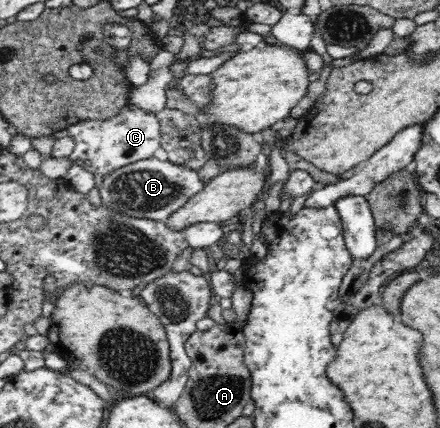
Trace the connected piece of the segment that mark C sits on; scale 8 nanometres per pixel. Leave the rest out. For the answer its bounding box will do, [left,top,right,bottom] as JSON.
[66,103,161,177]

